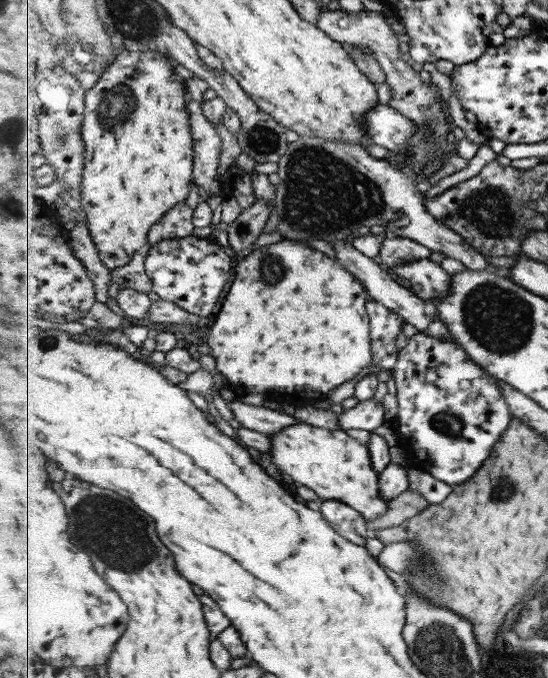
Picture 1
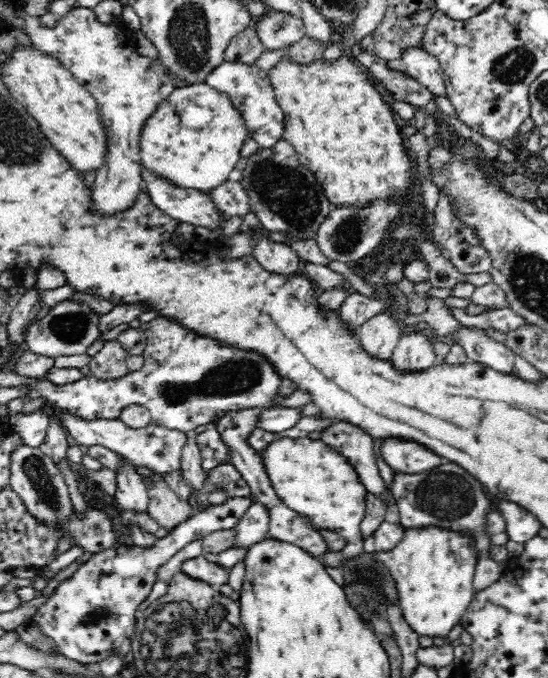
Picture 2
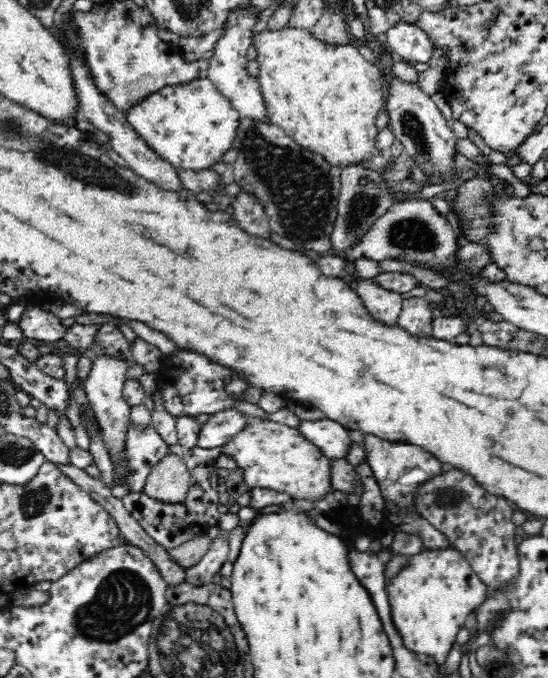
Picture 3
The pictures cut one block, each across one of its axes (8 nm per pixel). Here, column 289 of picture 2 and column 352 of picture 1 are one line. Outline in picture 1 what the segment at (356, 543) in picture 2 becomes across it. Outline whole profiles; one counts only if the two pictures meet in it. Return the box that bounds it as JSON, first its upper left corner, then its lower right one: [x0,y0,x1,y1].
[270,423,389,520]

